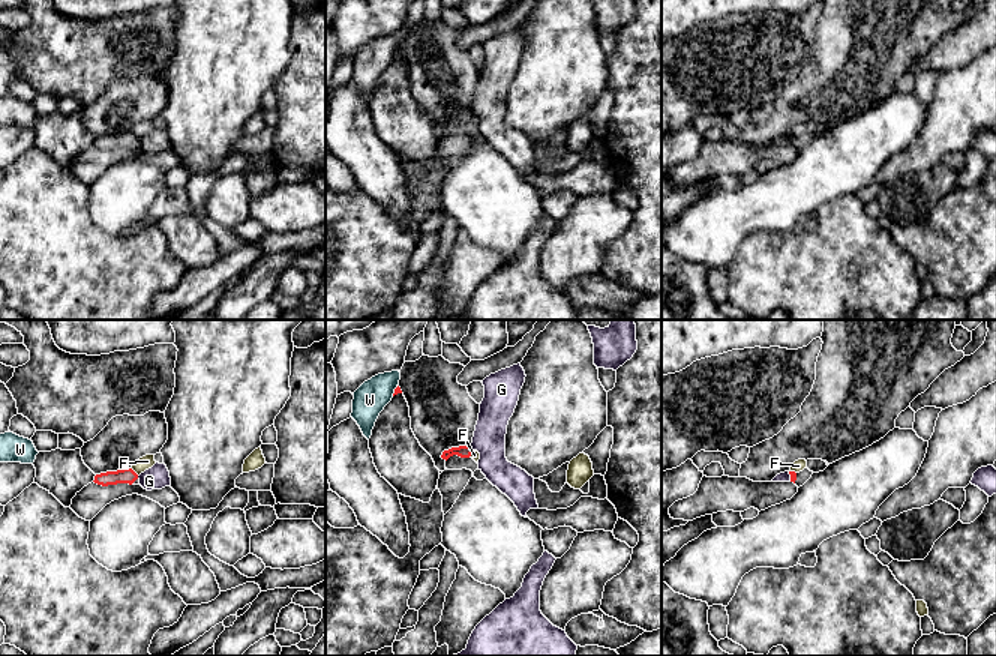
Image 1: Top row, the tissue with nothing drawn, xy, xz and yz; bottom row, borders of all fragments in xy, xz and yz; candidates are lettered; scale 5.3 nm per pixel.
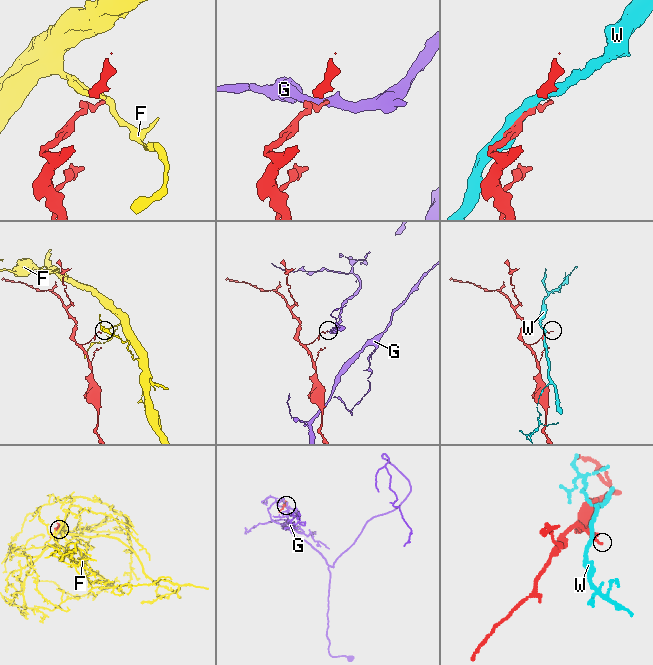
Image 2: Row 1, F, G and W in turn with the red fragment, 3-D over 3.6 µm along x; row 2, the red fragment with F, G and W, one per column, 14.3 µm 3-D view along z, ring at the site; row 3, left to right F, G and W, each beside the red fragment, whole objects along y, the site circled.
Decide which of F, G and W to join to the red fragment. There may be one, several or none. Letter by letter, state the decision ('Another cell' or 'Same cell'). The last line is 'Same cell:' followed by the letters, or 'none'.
F: Another cell
G: Another cell
W: Another cell
Same cell: none

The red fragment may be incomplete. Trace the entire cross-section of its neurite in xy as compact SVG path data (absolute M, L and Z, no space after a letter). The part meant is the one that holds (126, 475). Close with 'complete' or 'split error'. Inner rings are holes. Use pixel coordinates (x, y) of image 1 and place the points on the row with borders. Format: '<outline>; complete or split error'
M123 468L117 471L106 471L94 476L94 483L108 486L117 483L132 485L138 479L138 474L132 468Z; complete

